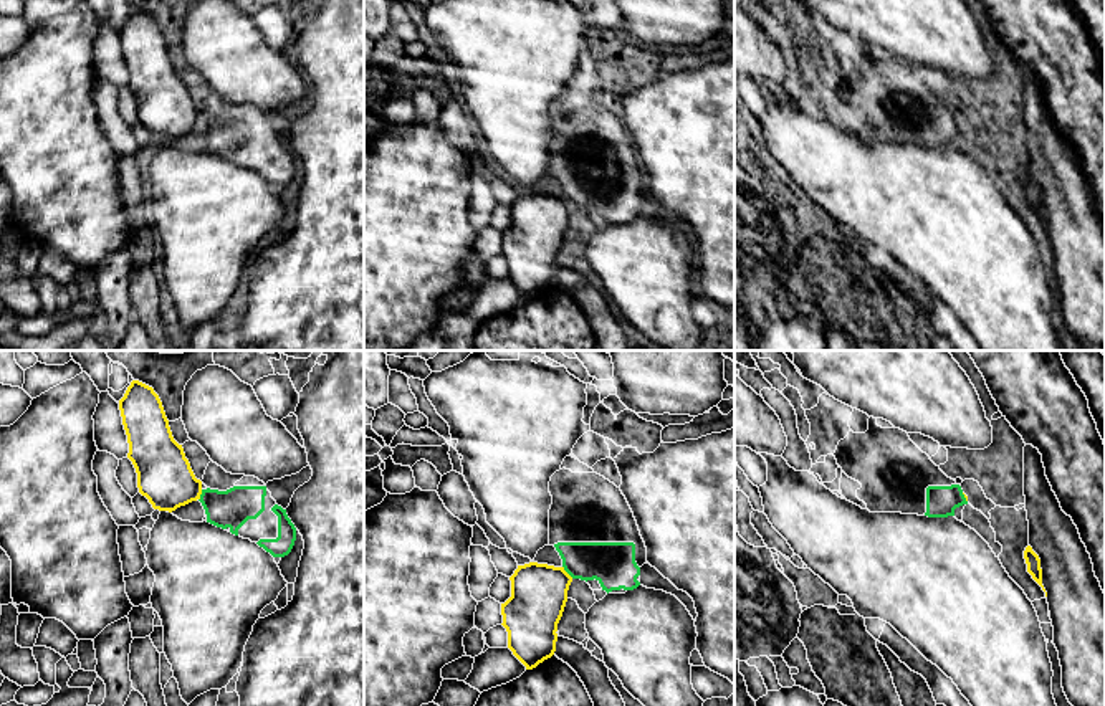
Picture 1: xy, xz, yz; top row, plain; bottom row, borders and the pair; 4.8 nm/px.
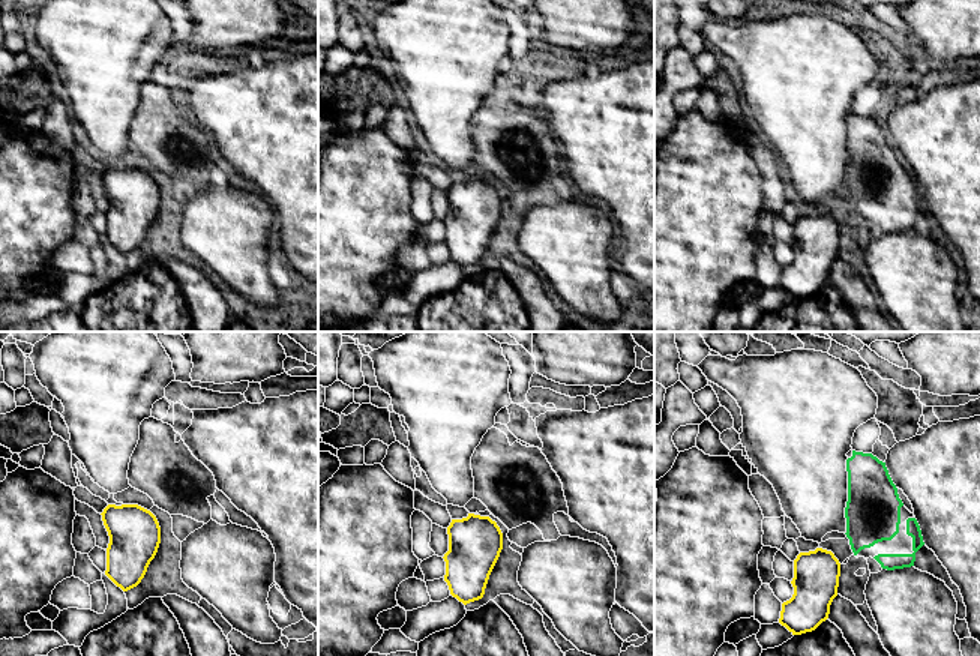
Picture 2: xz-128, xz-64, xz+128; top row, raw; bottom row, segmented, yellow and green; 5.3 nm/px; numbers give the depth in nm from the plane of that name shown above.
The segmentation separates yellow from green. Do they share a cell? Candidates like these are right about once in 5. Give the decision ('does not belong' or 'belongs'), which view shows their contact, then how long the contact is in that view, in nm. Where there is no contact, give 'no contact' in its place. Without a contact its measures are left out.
does not belong | xz | 80 nm

